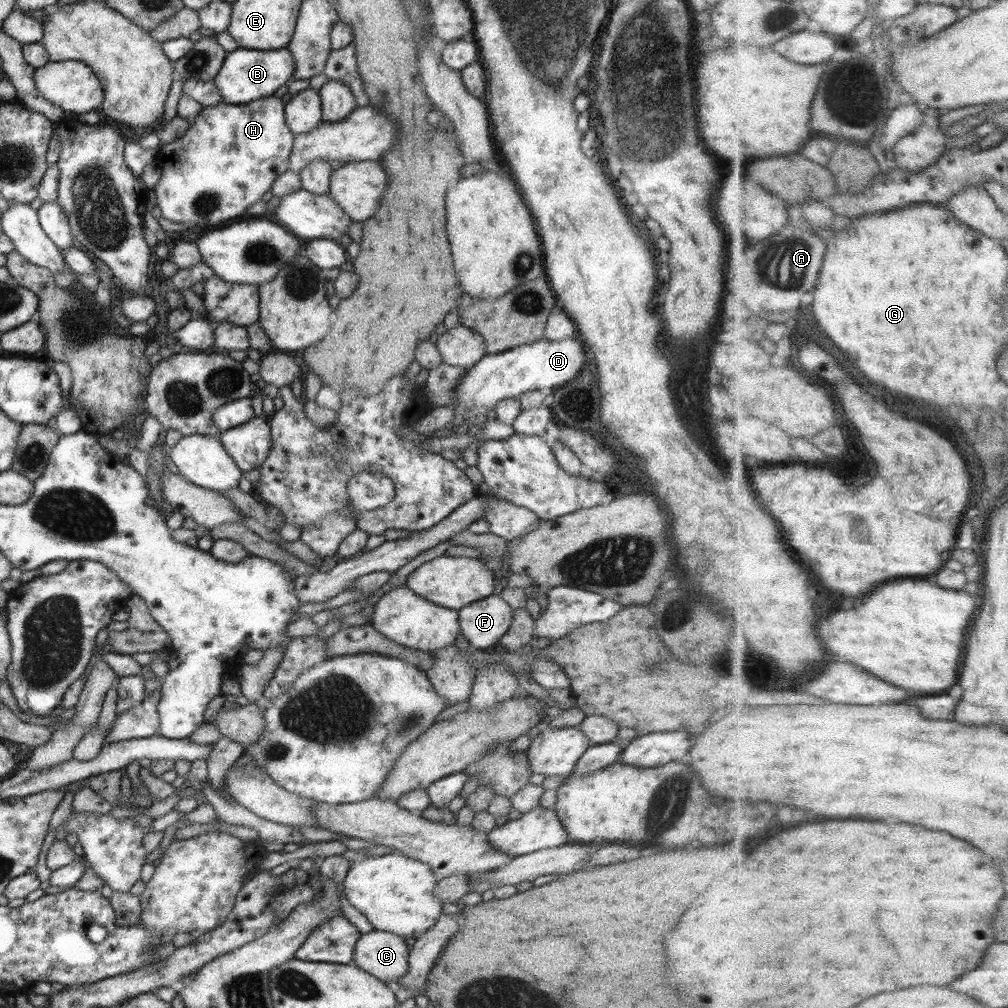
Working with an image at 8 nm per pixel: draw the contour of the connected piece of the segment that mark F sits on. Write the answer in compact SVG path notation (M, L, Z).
M500 595L486 597L457 611L460 630L474 650L495 648L510 628L512 611Z

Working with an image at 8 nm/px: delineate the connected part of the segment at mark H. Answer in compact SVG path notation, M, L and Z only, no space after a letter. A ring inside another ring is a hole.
M275 97L256 99L244 105L222 103L214 107L206 106L185 134L170 144L158 146L154 164L161 168L163 174L151 195L162 216L186 226L224 226L230 218L240 218L247 214L247 208L261 200L276 178L289 169L295 135L285 124L284 108L282 99Z

